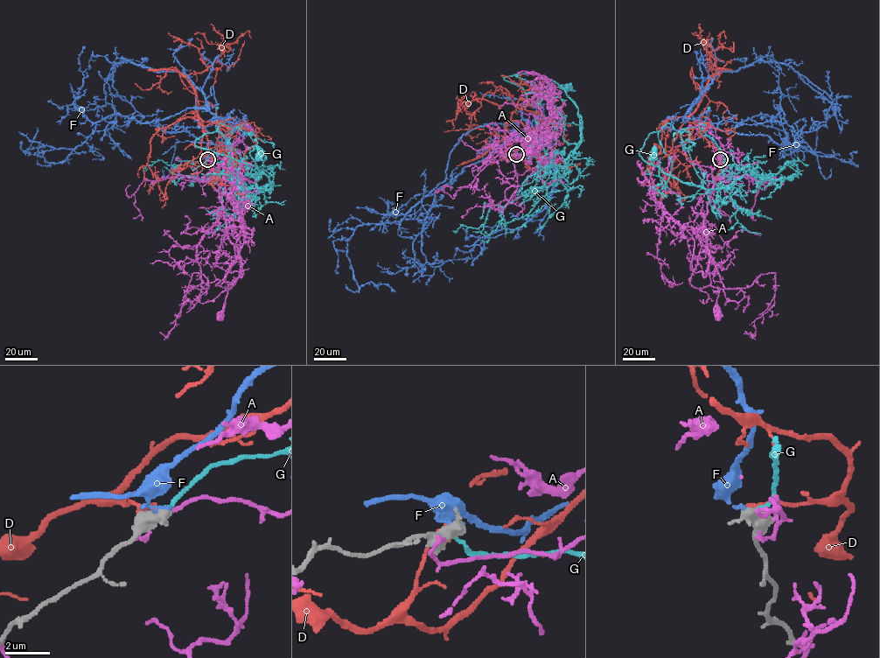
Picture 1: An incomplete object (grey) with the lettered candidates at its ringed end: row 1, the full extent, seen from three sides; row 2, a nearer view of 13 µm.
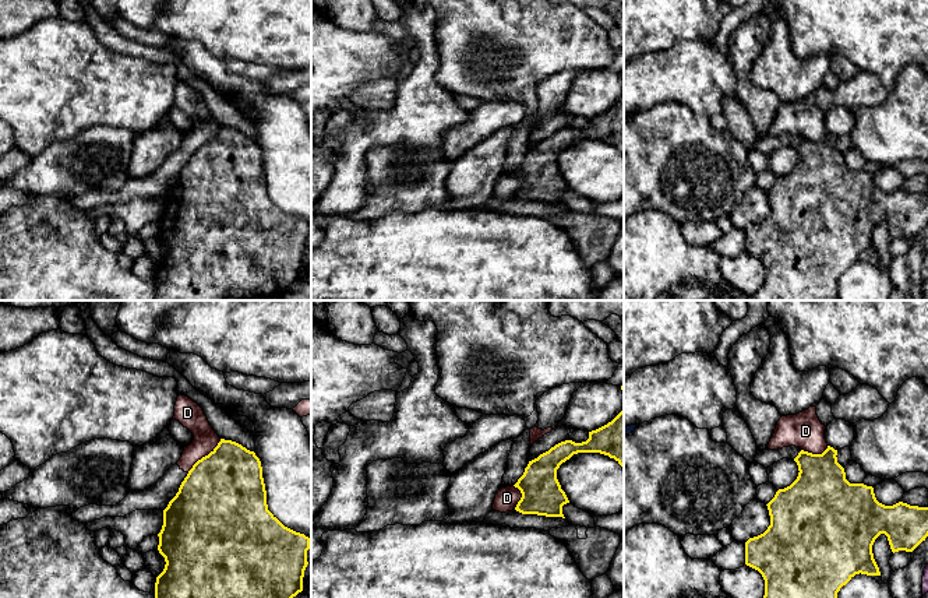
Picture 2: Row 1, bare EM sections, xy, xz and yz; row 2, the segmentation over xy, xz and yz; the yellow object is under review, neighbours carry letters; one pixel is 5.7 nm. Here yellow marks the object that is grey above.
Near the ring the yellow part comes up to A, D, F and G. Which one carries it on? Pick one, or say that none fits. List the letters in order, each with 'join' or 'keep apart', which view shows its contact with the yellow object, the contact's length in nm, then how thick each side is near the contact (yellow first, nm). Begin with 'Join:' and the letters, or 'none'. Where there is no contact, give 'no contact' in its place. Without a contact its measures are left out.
Join: G
A: keep apart; no contact
D: keep apart; meets yellow in xy; contact 280 nm long; 480 nm thick on the yellow side, 150 nm on the other
F: keep apart; no contact
G: join; no contact

